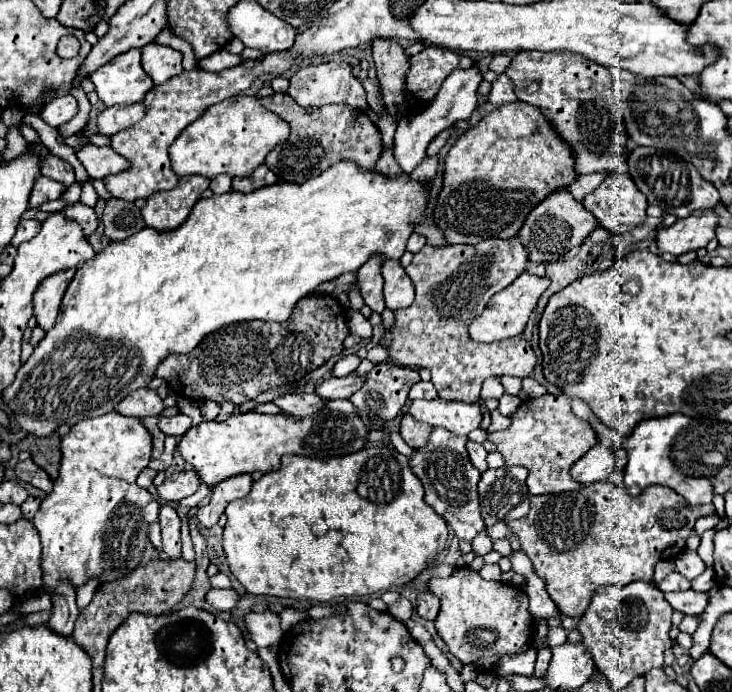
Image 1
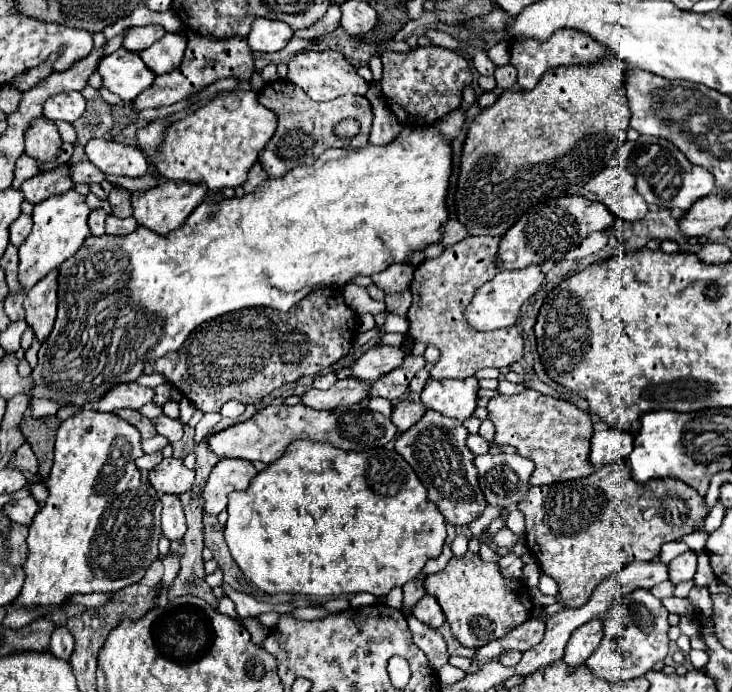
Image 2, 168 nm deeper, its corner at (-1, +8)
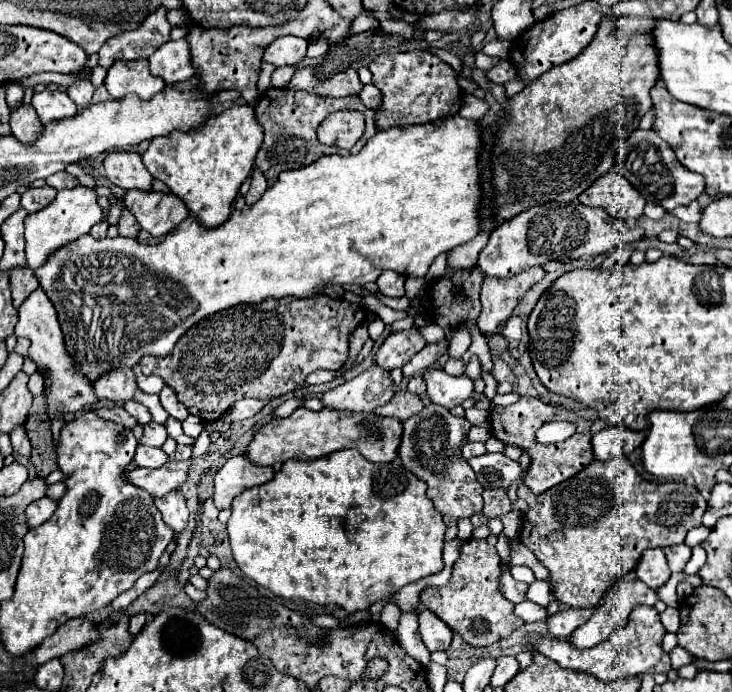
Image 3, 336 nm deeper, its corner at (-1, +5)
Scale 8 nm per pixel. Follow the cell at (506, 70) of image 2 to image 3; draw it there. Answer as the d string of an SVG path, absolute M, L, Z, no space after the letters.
M502 59L502 61L496 63L490 71L486 71L486 75L488 75L488 79L490 79L492 83L504 85L504 83L508 83L508 81L512 81L512 79L516 77L516 67L512 65L512 61Z

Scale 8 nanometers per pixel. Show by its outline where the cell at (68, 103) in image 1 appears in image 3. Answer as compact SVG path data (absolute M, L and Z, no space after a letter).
M50 89L34 93L32 107L36 109L42 123L66 119L66 117L76 115L78 111L76 103L64 91L50 91Z

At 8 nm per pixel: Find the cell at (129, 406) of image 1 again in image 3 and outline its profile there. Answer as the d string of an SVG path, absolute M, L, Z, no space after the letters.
M116 369L116 373L104 373L104 377L92 385L100 399L128 401L136 391L136 377L132 369Z

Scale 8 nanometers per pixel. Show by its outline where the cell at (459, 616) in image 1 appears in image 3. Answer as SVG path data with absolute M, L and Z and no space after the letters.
M470 539L460 549L460 559L452 567L452 577L444 587L426 587L420 593L420 603L436 613L452 631L472 647L486 647L522 627L524 621L514 615L514 605L504 599L498 589L500 557L486 539Z

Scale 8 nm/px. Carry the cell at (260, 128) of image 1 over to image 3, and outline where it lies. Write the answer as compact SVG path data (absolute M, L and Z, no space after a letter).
M238 105L222 115L210 117L206 125L192 133L172 133L170 137L152 139L142 161L154 179L164 181L184 201L192 215L206 227L216 227L228 219L232 201L254 167L260 143L262 127L256 125L254 107Z

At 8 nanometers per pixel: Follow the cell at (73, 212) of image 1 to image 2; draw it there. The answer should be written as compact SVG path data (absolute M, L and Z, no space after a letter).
M94 208L88 216L88 226L92 230L94 236L102 236L104 234L104 220L106 220L106 212L102 208Z

